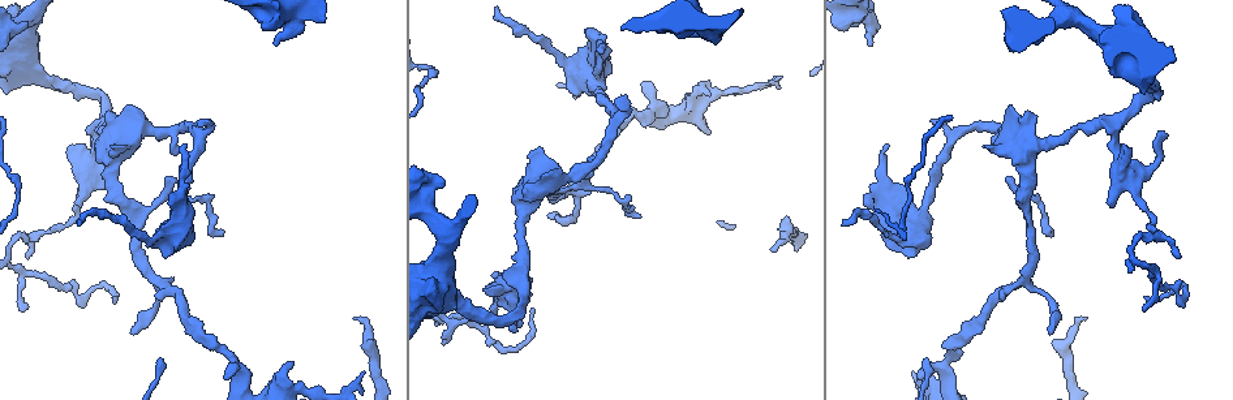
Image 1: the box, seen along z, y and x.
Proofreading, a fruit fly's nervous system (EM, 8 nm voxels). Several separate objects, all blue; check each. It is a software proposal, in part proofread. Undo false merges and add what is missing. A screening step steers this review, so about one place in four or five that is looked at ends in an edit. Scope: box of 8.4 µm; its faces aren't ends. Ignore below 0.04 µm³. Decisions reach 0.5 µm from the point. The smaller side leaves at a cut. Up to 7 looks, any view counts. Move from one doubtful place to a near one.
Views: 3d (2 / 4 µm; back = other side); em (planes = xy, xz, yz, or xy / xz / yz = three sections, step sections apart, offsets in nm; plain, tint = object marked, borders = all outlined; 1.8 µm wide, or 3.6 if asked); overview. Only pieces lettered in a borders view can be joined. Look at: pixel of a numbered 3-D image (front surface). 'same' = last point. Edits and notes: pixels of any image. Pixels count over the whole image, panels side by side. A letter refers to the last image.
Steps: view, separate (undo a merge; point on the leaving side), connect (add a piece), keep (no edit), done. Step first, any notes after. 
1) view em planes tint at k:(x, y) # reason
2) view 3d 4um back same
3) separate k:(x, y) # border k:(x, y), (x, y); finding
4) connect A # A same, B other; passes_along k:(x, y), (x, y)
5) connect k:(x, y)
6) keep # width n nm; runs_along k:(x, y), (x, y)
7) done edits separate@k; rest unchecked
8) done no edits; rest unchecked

view 3d 4um at 1:(645, 82) # thin end

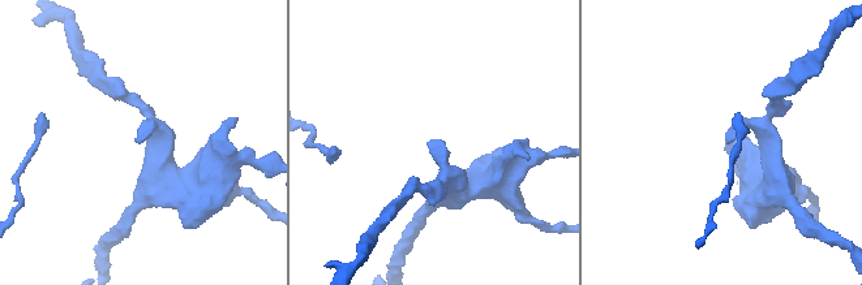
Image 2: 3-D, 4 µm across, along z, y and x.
view em planes tint at 2:(428, 142) # need the tissue

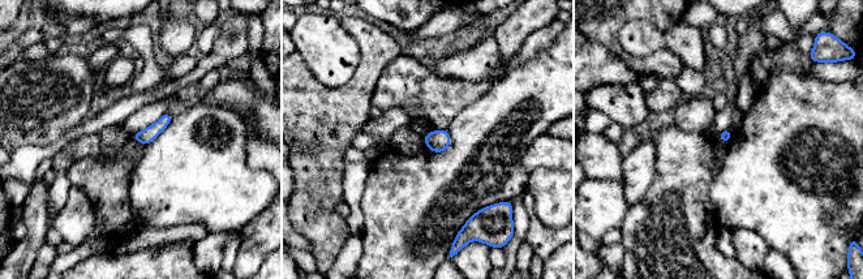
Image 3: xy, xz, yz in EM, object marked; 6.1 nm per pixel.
view em planes borders same # what lies round it

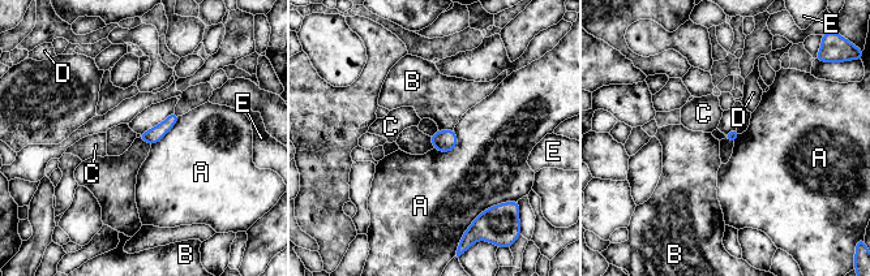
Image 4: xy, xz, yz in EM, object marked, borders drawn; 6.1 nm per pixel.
keep # A other, B other, C other, D other, E other; border 4:(453, 128), (438, 130); no lettered piece goes on from it

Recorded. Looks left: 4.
view 3d 2um at 1:(547, 215)

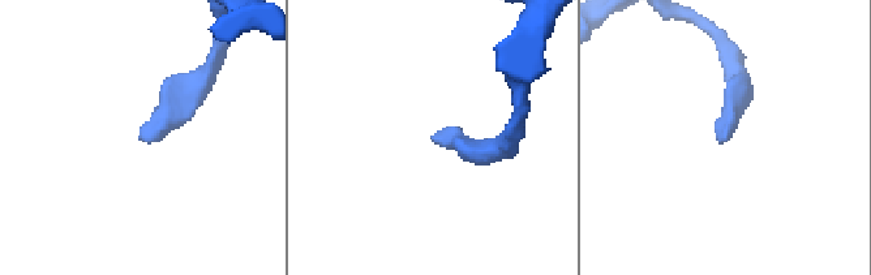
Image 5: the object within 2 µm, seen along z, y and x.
view em planes borders at 5:(436, 139) # need the tissue

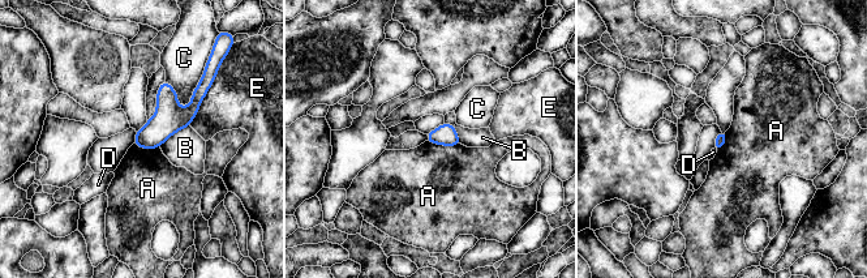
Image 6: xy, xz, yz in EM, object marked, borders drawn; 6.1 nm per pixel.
keep # A other, B other, C other, D other, E other; border 6:(426, 140), (434, 144), (460, 145); no lettered piece goes on from it

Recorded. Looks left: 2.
view em planes borders at 1:(87, 167) # branch point

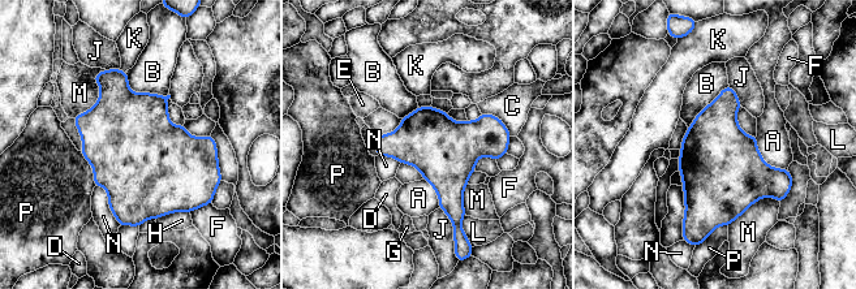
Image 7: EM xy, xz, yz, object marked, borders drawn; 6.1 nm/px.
keep # longest_contact M 360 nm; A other, B other, C other, D other, E other, F other, G other, H other, J other, K other, L other, M other, N other, P other; border 7:(95, 185), (106, 190), (120, 225); all the same cell

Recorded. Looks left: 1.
done no edits; rest unchecked

